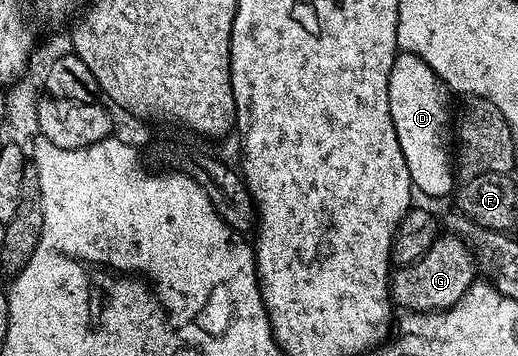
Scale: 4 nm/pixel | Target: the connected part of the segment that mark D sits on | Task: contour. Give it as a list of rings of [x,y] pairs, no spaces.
[[[400,53],[393,64],[393,72],[389,72],[389,116],[393,116],[393,128],[397,132],[397,144],[401,144],[401,156],[405,156],[405,168],[409,168],[409,176],[411,177],[411,185],[416,191],[419,190],[427,198],[443,198],[452,193],[457,186],[457,170],[453,165],[453,116],[451,120],[451,98],[452,91],[447,89],[446,84],[437,76],[437,72],[433,72],[433,68],[429,68],[429,64],[425,64],[425,60],[421,60],[416,54]]]

